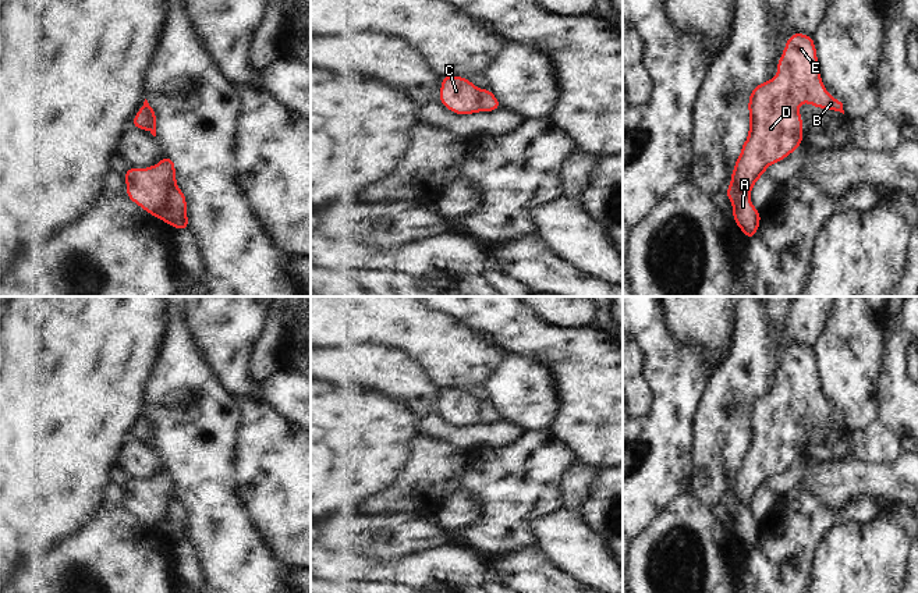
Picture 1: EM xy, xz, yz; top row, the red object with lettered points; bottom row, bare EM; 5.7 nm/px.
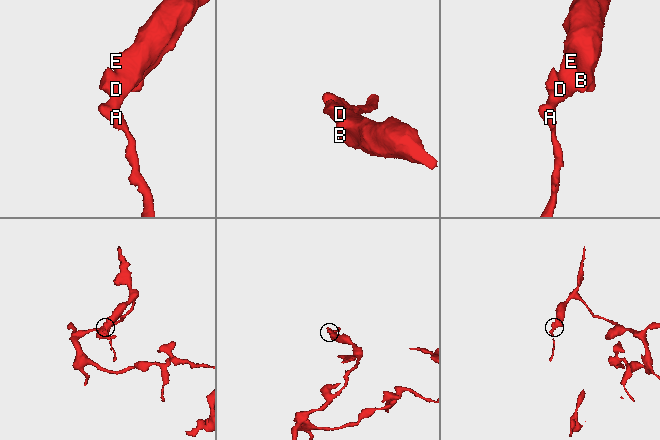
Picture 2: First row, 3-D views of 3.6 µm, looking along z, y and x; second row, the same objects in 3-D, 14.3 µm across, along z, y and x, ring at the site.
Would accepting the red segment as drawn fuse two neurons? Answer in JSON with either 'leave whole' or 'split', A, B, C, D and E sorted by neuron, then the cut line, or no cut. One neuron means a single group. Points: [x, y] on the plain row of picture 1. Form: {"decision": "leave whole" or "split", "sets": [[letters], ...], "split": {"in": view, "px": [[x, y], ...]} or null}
{"decision": "split", "sets": [["A"], ["B", "C", "D", "E"]], "split": {"in": "xy", "px": [[176, 497], [170, 504], [169, 515], [156, 528]]}}

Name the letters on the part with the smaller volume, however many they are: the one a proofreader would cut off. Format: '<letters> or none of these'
A

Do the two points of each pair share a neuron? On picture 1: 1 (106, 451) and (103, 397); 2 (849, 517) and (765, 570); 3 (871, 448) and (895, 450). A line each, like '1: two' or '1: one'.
1: one
2: one
3: one

